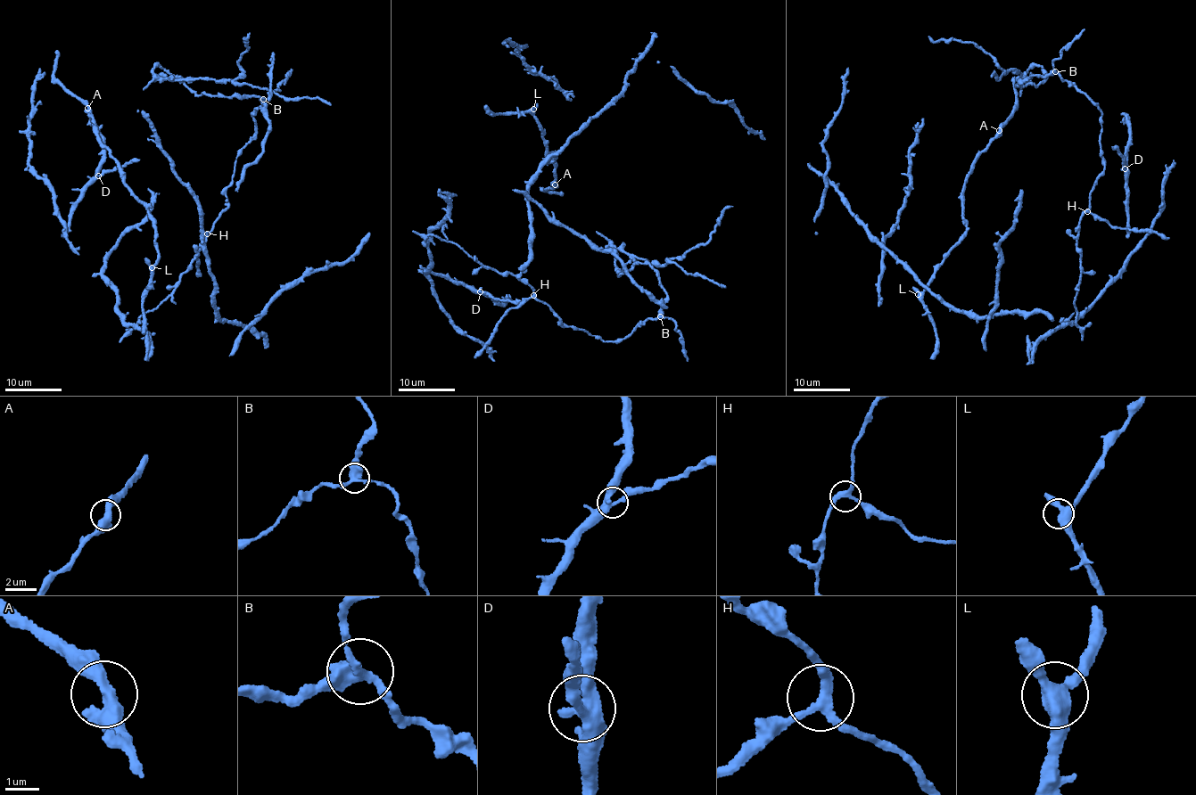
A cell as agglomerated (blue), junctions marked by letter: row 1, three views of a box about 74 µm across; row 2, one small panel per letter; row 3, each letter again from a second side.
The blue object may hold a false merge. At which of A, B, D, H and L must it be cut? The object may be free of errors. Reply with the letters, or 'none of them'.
B

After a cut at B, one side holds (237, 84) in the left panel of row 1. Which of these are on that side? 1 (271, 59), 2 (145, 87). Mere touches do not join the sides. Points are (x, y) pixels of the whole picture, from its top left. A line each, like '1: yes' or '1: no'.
1: no
2: yes

